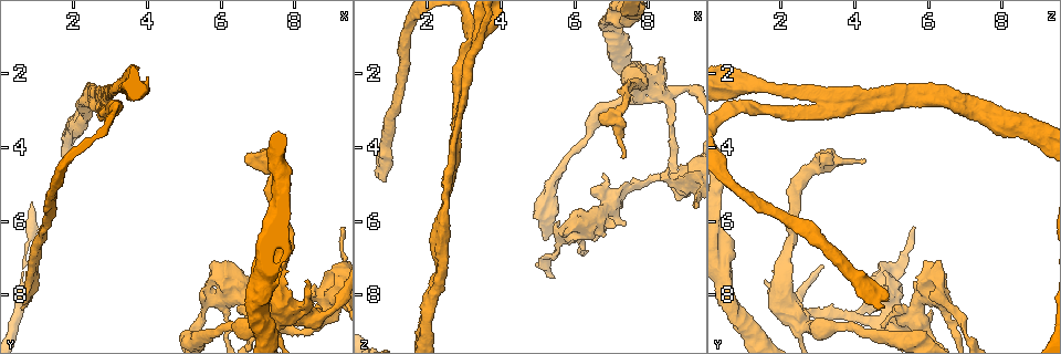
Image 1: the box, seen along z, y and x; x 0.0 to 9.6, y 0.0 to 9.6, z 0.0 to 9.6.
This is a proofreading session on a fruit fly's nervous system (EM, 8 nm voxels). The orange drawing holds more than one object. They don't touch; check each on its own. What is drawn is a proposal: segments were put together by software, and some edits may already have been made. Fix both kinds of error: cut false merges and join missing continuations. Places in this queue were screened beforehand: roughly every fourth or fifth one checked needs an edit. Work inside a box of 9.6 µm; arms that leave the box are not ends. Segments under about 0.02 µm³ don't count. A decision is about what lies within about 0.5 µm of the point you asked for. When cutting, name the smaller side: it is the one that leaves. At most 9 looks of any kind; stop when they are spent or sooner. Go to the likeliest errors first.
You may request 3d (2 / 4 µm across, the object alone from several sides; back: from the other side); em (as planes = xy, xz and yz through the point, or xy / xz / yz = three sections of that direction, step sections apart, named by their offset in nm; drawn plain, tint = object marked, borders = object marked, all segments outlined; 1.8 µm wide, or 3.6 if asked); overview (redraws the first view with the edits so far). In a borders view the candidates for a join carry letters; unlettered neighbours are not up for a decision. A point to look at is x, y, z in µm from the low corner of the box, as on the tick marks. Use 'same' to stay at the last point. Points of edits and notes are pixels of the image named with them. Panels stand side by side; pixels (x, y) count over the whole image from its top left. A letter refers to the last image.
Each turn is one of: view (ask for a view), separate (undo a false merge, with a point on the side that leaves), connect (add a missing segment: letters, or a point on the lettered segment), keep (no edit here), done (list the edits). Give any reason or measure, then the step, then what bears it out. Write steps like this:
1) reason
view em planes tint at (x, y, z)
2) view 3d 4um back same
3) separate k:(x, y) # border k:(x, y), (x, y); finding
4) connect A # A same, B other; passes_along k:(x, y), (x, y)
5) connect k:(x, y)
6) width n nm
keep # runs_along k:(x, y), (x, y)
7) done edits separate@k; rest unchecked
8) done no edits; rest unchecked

arms run side by side
view em planes borders at (2.90, 2.70, 3.05)

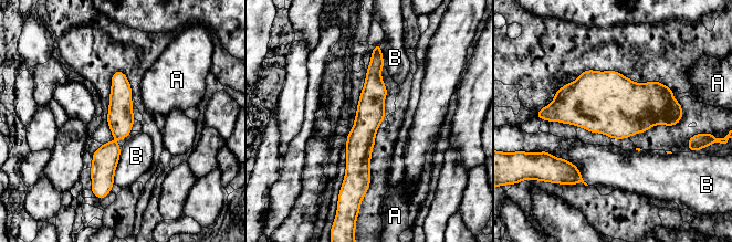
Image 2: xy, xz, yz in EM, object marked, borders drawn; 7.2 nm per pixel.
keep # A other, B other; border 2:(546, 150), (572, 162), (588, 185); continuous, no second cell

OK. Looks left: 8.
three arms meet
view em 3.6um planes borders at (6.00, 8.15, 6.35)

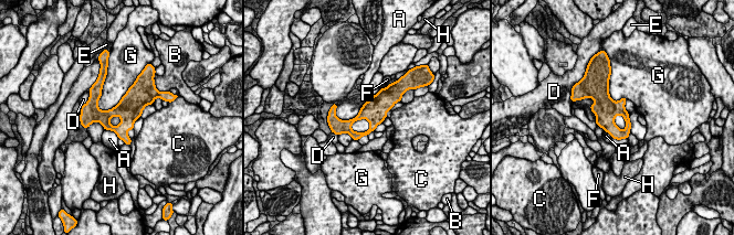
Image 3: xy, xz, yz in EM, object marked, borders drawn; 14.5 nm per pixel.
keep # A other, B other, C other, D other, E other, F other, G other, H other; one cell here

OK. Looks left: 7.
view em yz step 16 tint at (0.60, 8.40, 4.65)

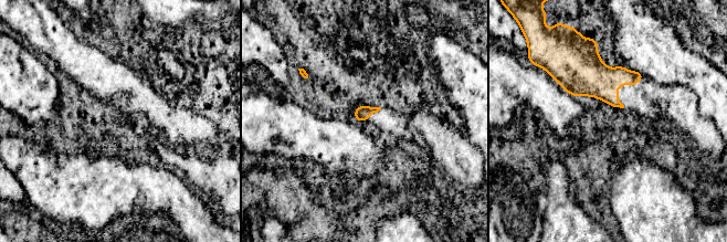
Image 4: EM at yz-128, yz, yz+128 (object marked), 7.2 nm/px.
view em planes borders same

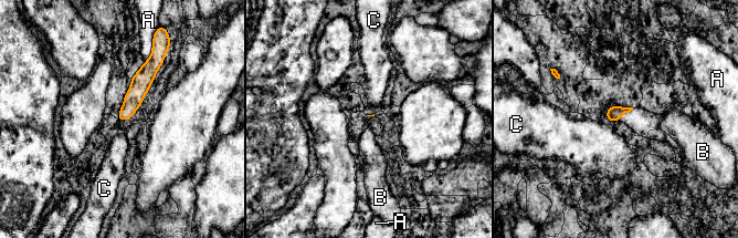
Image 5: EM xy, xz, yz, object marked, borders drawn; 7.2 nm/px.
longest_contact B 140 nm
connect B # A other, B same, C other; passes_along 5:(613, 113), (624, 112), (641, 121); the cell continues

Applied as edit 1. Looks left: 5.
arms run side by side
view em planes borders at (7.50, 9.00, 5.10)

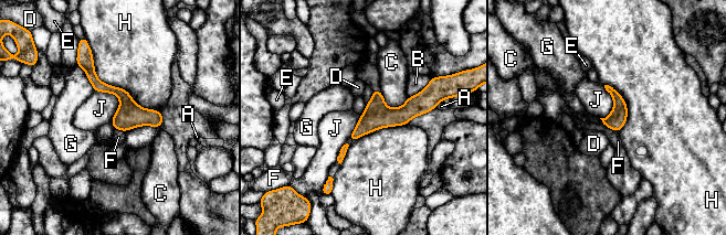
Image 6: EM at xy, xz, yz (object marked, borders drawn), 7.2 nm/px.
keep # A other, B other, C other, D other, E other, F other, G other, H other, J other; runs_along 6:(428, 104), (376, 116), (343, 152); all the same cell

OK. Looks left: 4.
done edits connect@5; rest unchecked

